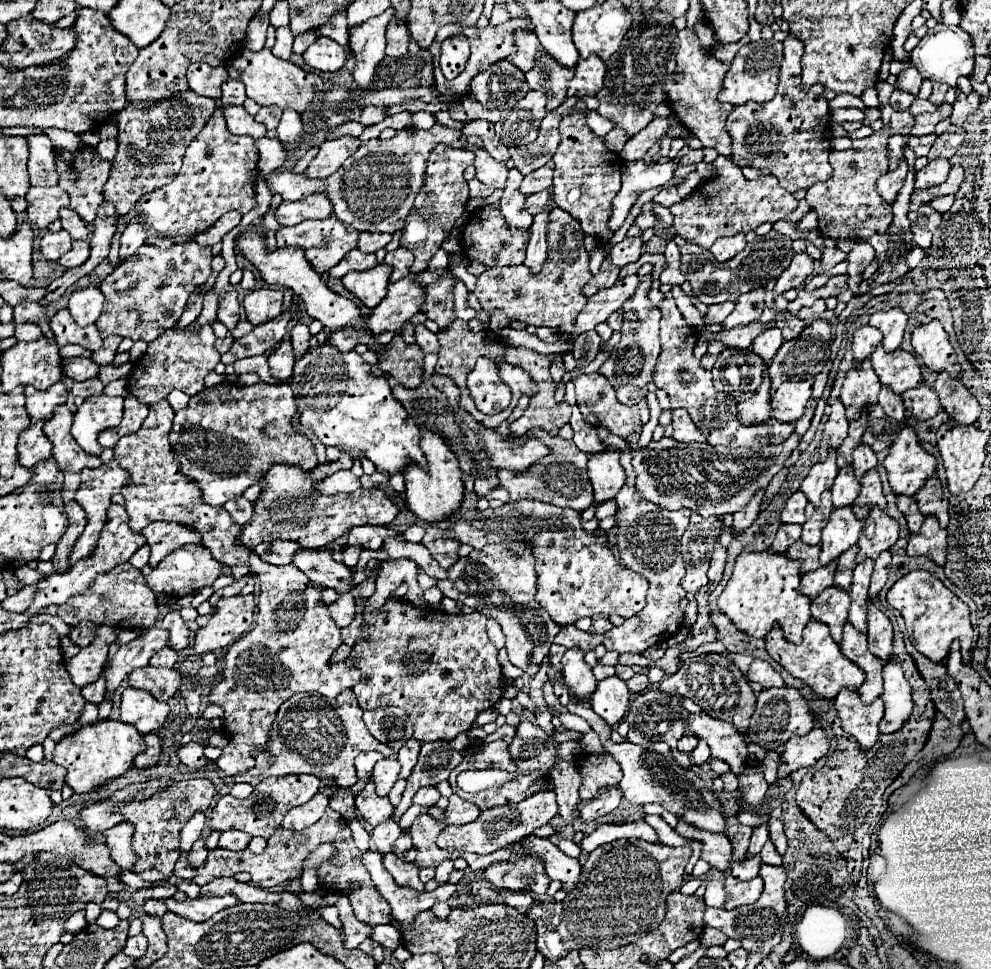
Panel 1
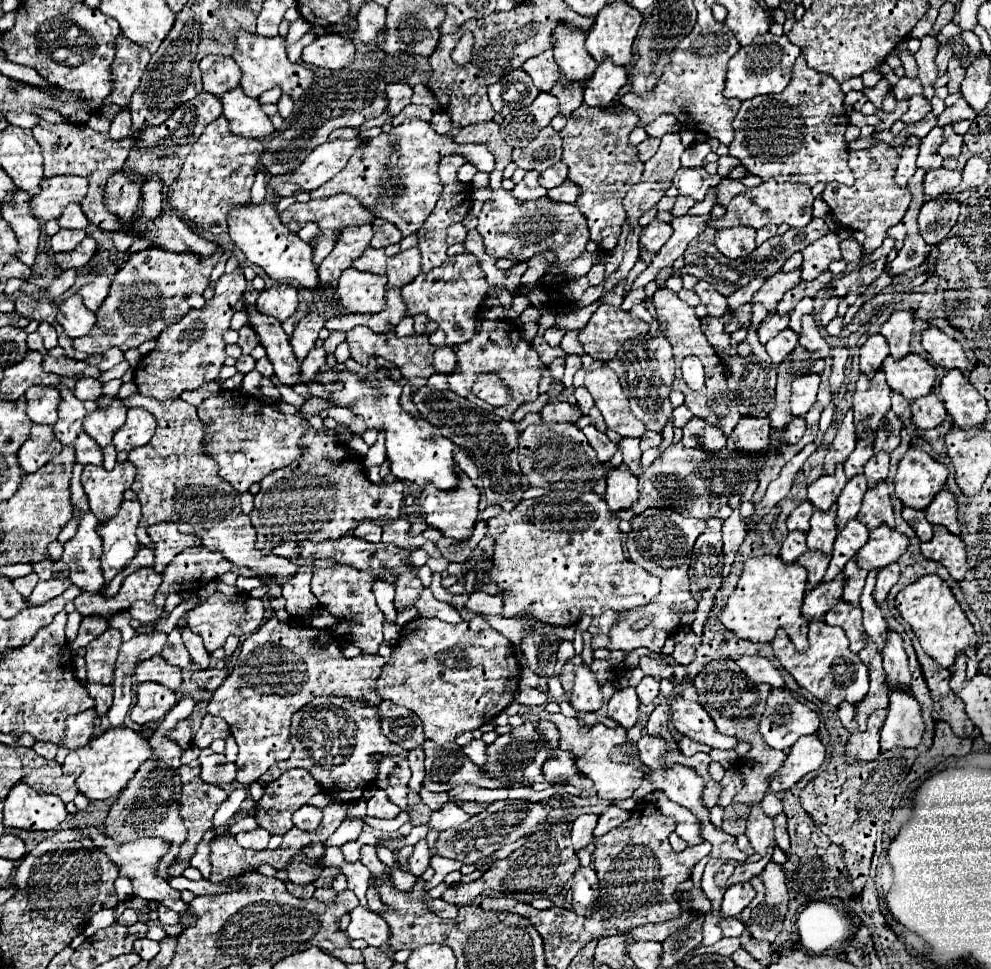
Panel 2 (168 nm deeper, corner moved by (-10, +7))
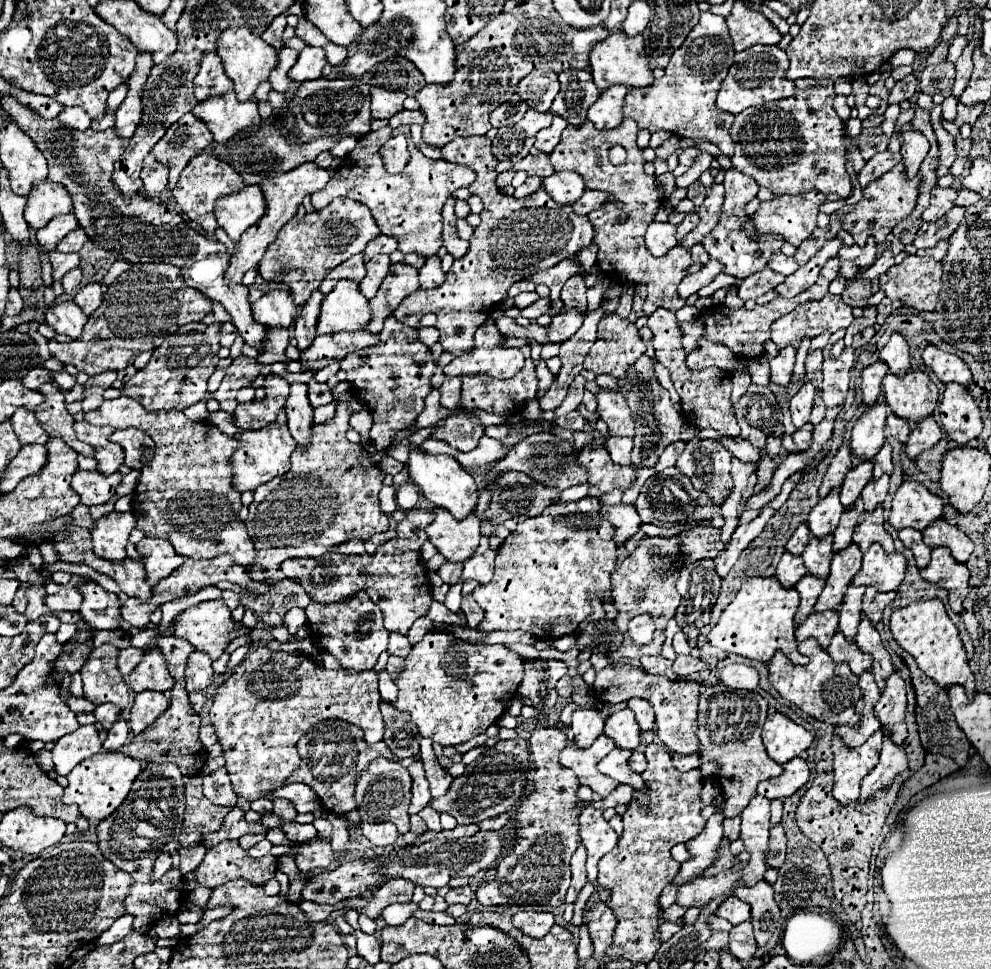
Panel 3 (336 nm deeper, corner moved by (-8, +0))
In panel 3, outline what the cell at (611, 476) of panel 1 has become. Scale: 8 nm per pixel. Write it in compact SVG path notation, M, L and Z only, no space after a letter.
M602 505L602 519L606 519L614 527L616 545L624 545L630 537L634 537L642 525L634 505Z

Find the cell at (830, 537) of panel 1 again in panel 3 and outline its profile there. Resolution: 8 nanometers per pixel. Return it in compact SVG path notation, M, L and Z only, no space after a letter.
M852 543L844 551L836 553L830 565L830 575L826 579L826 587L814 605L814 611L840 611L842 599L846 595L846 587L854 579L854 575L860 571L862 563L862 551Z

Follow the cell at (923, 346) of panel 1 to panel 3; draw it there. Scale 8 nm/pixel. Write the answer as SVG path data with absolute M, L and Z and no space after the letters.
M928 345L922 353L924 365L932 369L932 373L938 377L942 383L960 383L960 385L970 385L972 383L972 373L968 365L952 353L946 353L934 345Z

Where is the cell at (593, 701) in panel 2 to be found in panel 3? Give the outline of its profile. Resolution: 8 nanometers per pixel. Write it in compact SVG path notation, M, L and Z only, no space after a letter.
M578 709L572 715L572 731L576 747L590 747L602 735L604 719L596 709Z

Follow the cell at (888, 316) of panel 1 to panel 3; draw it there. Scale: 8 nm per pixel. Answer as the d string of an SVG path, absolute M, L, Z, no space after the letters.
M894 333L888 341L888 345L880 351L880 361L888 365L892 375L906 375L910 369L910 355L908 355L908 345L902 335Z

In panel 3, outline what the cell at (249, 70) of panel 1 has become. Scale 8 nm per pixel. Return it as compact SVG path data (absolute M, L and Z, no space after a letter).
M230 27L226 31L222 31L222 35L218 37L218 49L216 53L220 55L222 59L222 65L224 65L224 71L226 75L234 81L234 91L236 91L236 97L240 101L248 101L252 95L254 95L254 89L268 79L270 71L276 67L276 61L278 61L278 53L268 45L264 43L260 37L252 35L246 27Z

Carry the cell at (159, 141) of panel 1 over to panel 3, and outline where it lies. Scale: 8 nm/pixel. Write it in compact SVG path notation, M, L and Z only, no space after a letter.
M192 113L182 115L170 129L166 129L164 137L154 145L152 153L162 163L170 163L170 189L176 187L180 171L186 167L192 155L206 149L208 143L212 143L208 127L200 119L194 119Z

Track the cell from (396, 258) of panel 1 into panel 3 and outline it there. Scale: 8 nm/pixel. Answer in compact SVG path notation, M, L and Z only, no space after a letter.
M394 263L386 279L382 281L376 297L370 301L372 317L370 317L370 323L366 325L366 331L372 335L378 335L382 331L384 319L396 311L402 299L418 291L418 287L420 287L418 271L406 263Z

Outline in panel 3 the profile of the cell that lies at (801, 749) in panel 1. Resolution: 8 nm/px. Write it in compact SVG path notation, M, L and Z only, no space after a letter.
M792 759L788 763L784 763L784 773L776 779L772 779L770 783L760 783L758 785L758 795L766 797L766 799L782 799L782 797L790 797L794 795L800 787L804 787L808 783L810 777L810 769L808 763L804 759Z

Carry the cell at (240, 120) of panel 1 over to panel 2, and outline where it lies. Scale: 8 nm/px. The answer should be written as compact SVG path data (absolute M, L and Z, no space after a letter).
M238 86L220 98L224 116L230 120L230 130L246 138L268 138L276 134L272 120L264 114L258 98L250 98Z

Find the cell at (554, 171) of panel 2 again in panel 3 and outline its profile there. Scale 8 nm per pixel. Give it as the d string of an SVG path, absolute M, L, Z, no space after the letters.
M558 171L552 173L550 177L546 177L542 181L542 185L546 187L548 195L560 203L560 205L570 205L576 203L582 193L584 193L584 179L576 173L576 171Z

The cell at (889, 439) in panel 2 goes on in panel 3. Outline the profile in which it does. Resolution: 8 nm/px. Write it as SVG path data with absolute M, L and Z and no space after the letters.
M884 443L884 447L878 451L878 455L874 457L876 467L880 469L880 475L892 475L892 447L888 443Z

